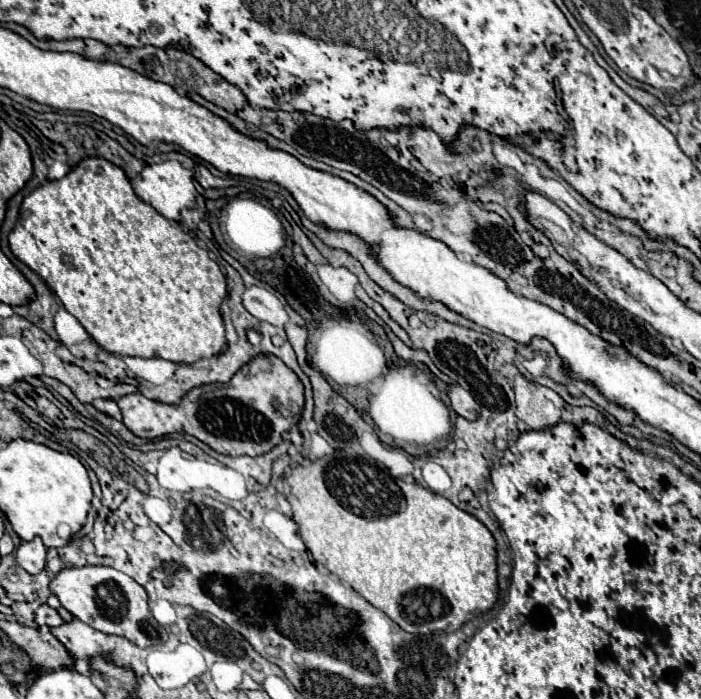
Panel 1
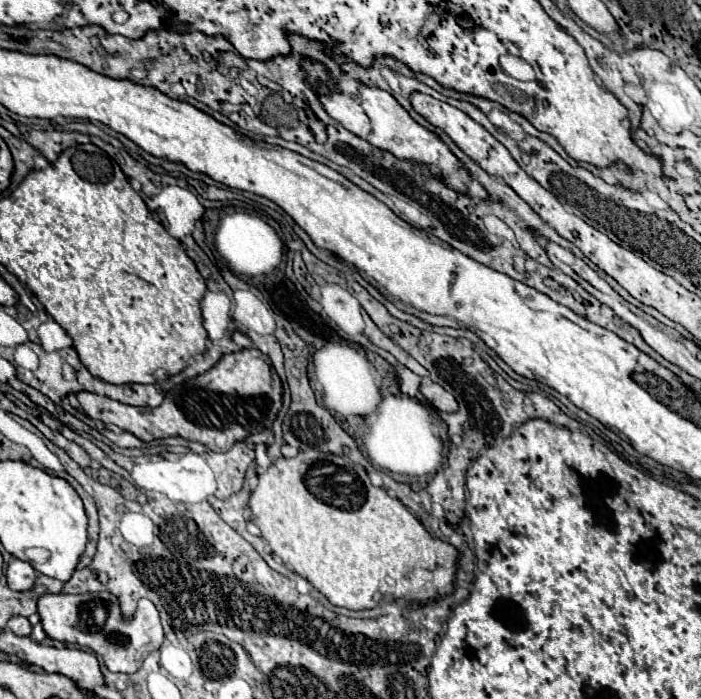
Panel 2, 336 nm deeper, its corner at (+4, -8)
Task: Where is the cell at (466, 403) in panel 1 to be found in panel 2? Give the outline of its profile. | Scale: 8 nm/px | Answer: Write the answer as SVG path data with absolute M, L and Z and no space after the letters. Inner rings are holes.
M422 382L422 386L420 386L420 392L424 394L424 398L434 406L434 408L438 408L440 412L456 412L458 410L458 402L456 402L456 398L450 394L450 392L446 392L440 384L434 384L434 382Z

